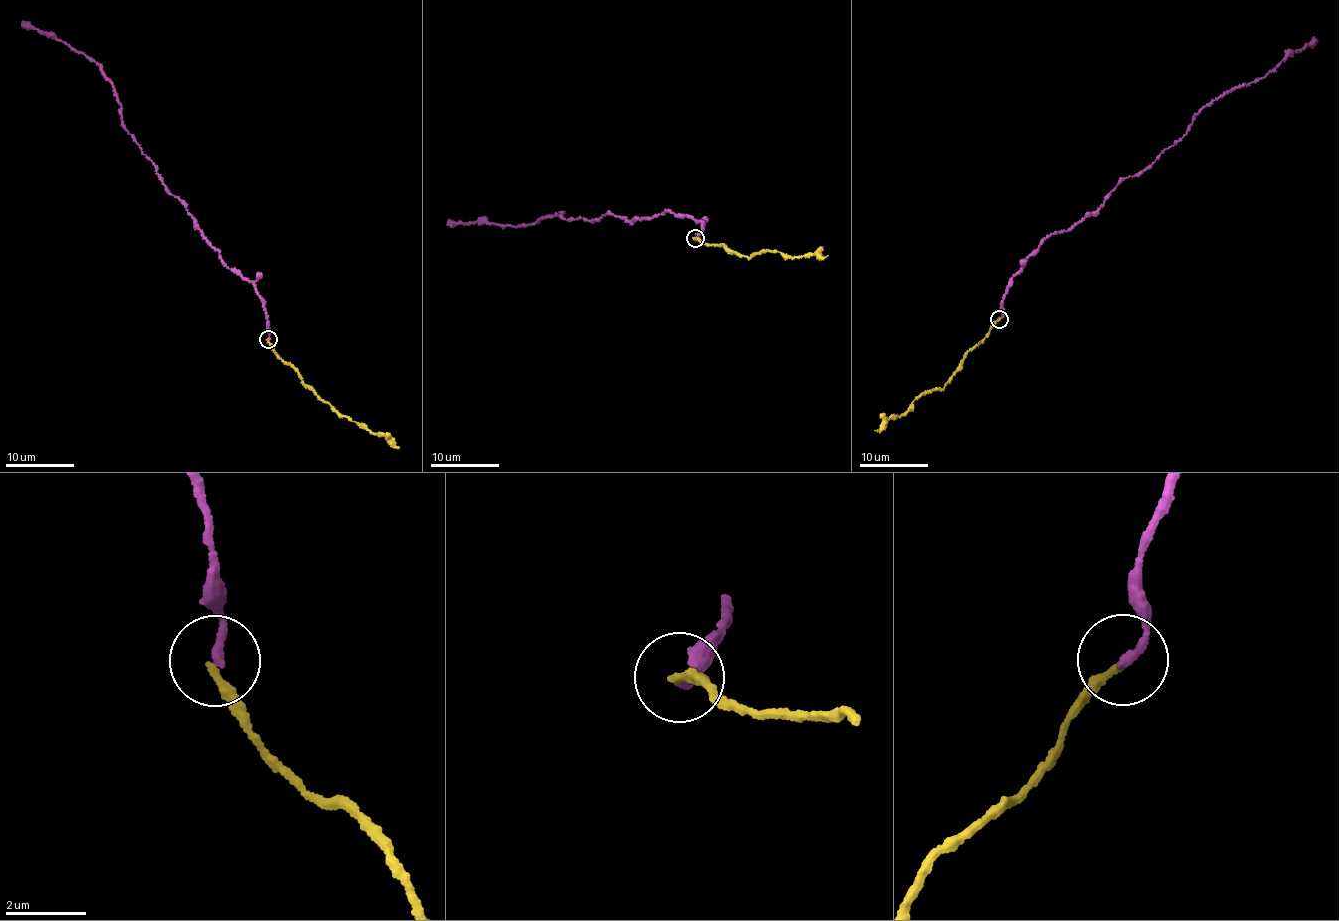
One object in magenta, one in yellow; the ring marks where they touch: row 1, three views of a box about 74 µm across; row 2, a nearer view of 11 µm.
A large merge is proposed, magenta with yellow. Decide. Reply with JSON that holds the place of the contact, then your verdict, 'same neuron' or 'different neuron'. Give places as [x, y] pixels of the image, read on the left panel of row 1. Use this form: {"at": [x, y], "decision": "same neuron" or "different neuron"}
{"at": [268, 339], "decision": "same neuron"}

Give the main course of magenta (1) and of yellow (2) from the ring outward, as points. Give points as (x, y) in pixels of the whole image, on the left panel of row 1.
1: (268, 340), (269, 321), (251, 282), (223, 266), (179, 198), (168, 194), (123, 123), (98, 64), (24, 24)
2: (268, 340), (280, 359), (296, 369), (305, 384), (331, 406), (371, 431), (386, 436), (399, 448)

